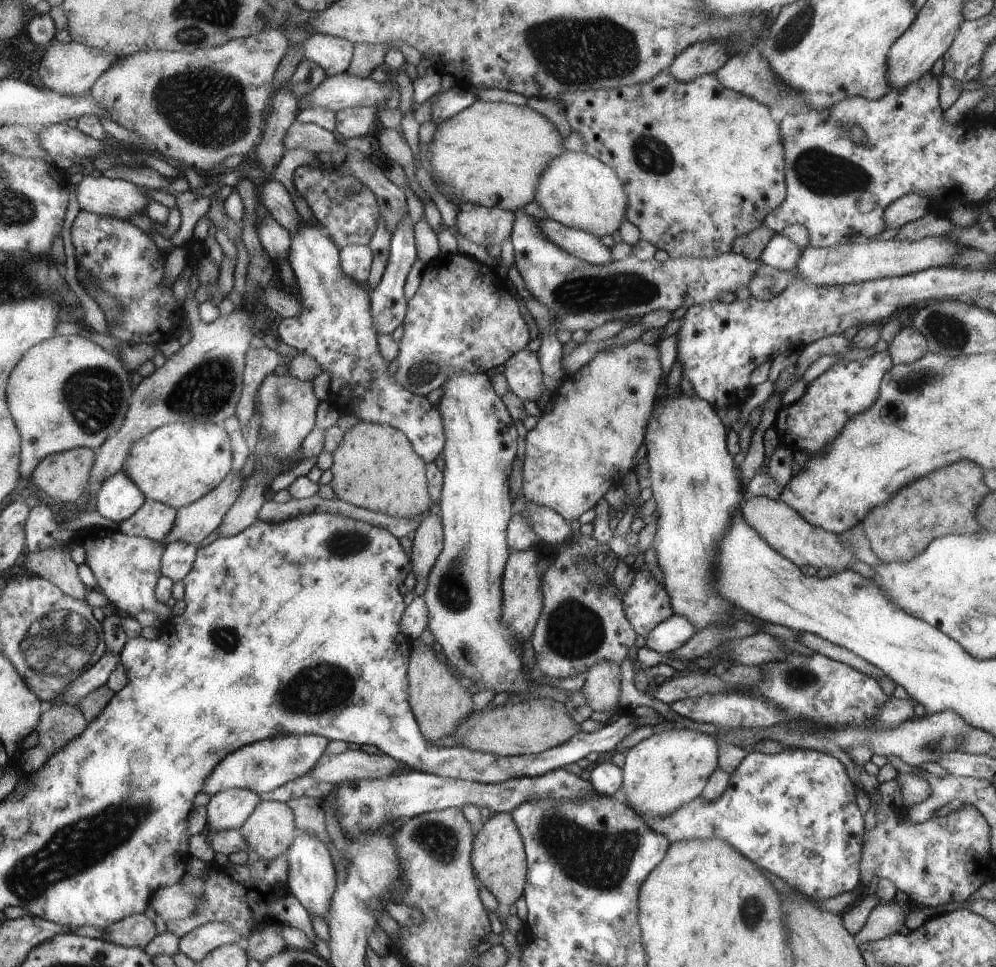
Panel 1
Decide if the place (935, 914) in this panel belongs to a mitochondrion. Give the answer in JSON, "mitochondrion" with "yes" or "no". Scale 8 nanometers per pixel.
{"mitochondrion":"no"}

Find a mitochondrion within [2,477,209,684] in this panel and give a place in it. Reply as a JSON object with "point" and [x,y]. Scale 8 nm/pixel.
{"point":[60,640]}

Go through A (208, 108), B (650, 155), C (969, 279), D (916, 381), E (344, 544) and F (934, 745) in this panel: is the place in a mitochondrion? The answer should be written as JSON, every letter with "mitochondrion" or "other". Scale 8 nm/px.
{"A":"mitochondrion","B":"mitochondrion","C":"other","D":"mitochondrion","E":"mitochondrion","F":"mitochondrion"}

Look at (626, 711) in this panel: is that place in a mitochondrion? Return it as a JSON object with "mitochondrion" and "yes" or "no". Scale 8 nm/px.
{"mitochondrion":"no"}

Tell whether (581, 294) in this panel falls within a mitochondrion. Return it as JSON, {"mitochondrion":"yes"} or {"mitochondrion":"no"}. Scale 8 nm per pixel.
{"mitochondrion":"yes"}

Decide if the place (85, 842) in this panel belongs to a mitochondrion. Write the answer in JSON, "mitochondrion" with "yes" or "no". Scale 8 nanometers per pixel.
{"mitochondrion":"yes"}

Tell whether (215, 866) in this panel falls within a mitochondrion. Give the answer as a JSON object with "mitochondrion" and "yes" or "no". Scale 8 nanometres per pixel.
{"mitochondrion":"no"}

